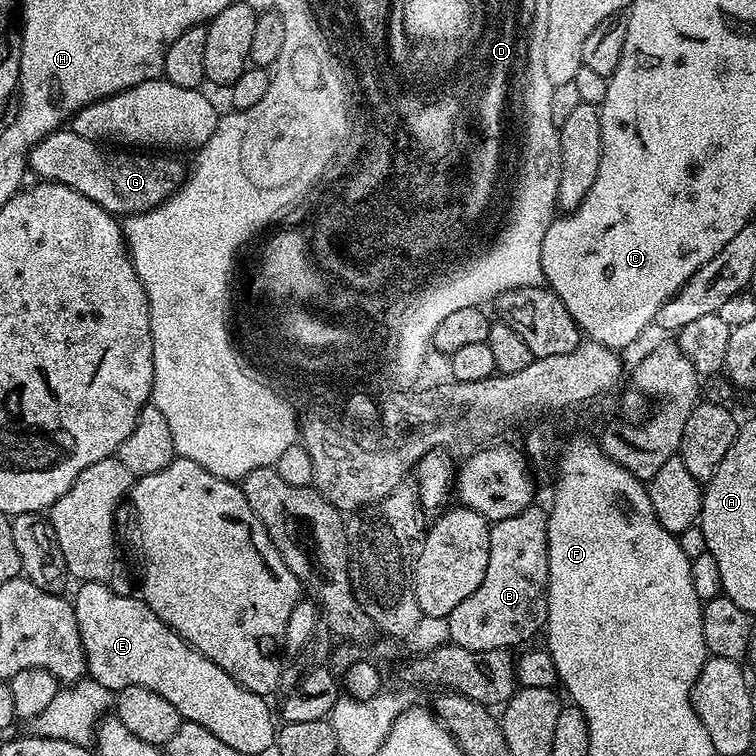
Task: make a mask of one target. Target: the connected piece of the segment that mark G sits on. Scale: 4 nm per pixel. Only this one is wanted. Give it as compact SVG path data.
M71 127L59 128L42 138L30 150L28 155L28 167L31 175L36 175L41 181L49 184L61 184L78 190L90 202L100 204L106 211L120 218L128 218L133 214L149 212L151 208L159 208L177 188L180 187L186 176L186 168L176 160L167 160L164 154L145 154L140 150L117 150L112 146L105 146L94 140L82 138Z

